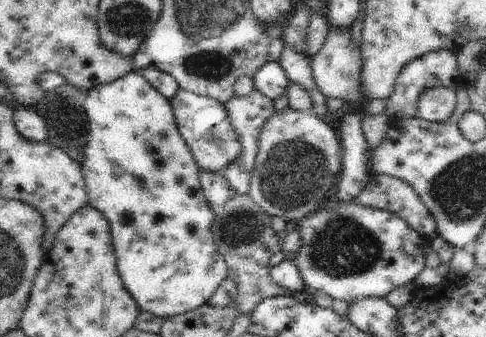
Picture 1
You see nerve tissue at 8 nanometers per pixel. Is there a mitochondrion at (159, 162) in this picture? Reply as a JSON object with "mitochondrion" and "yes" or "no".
{"mitochondrion":"no"}

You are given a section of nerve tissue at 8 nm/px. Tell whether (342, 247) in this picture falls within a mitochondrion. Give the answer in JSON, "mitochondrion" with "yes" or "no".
{"mitochondrion":"yes"}

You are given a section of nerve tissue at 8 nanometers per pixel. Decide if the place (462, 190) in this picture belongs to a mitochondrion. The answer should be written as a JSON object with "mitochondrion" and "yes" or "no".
{"mitochondrion":"yes"}

